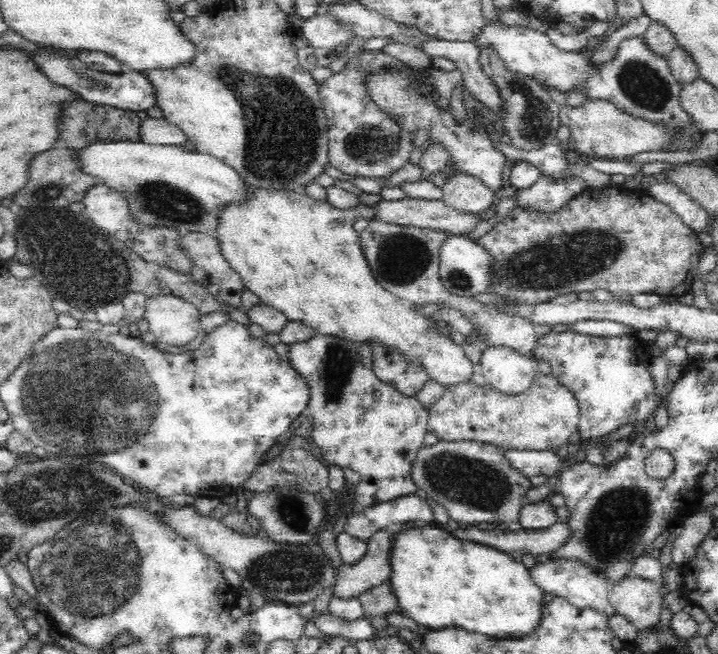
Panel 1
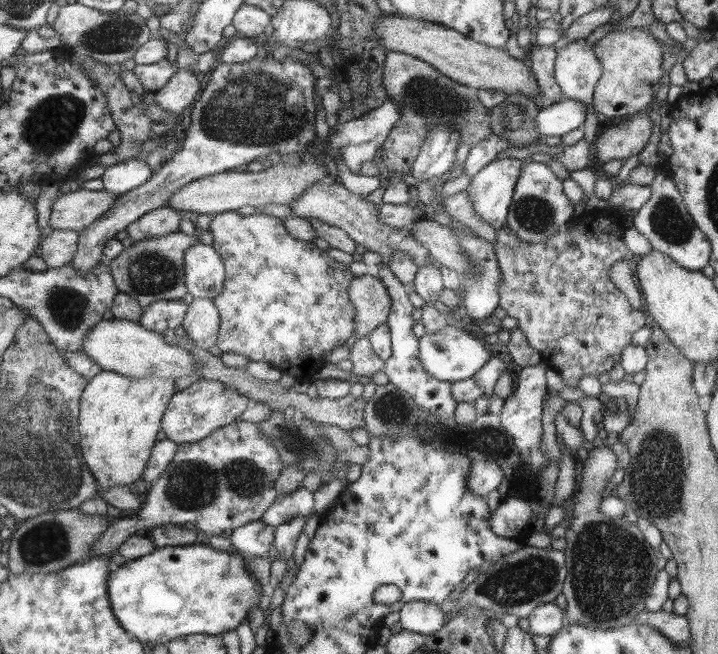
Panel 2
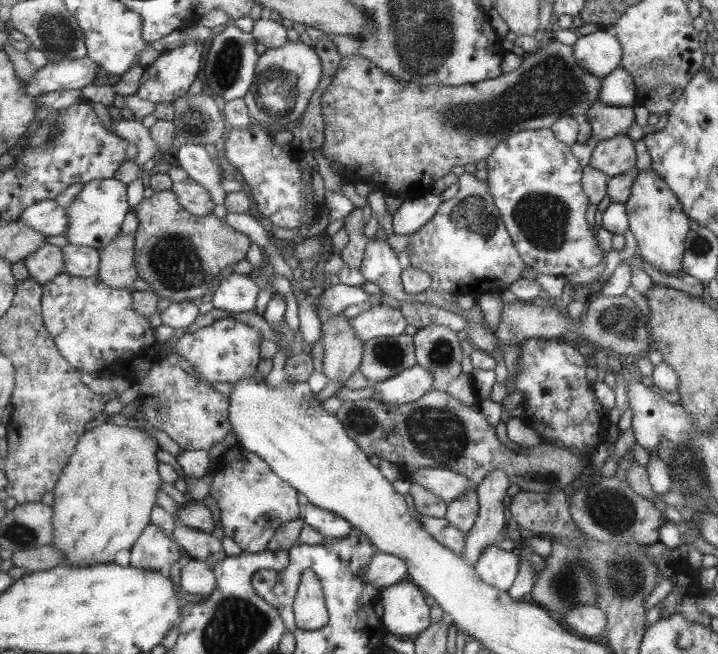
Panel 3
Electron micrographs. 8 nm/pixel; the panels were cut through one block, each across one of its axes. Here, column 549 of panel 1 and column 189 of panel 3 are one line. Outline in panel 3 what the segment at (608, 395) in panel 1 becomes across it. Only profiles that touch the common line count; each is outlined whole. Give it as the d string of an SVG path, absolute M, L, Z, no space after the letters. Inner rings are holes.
M225 318L193 334L185 334L181 340L177 340L177 354L185 358L205 380L235 384L243 376L257 374L257 366L261 362L261 342L263 336L259 330L243 322L235 322L233 318Z

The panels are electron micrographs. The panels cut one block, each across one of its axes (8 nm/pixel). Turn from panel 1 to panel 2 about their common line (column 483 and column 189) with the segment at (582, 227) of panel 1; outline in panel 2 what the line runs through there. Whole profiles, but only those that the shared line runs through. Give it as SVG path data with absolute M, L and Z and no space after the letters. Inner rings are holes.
M175 232L171 236L151 238L135 242L131 248L127 248L119 258L107 260L113 278L117 280L117 288L121 294L133 296L141 306L151 306L159 300L181 300L189 288L187 288L187 272L185 272L185 254L191 246L199 242L199 236L187 236L183 232Z

